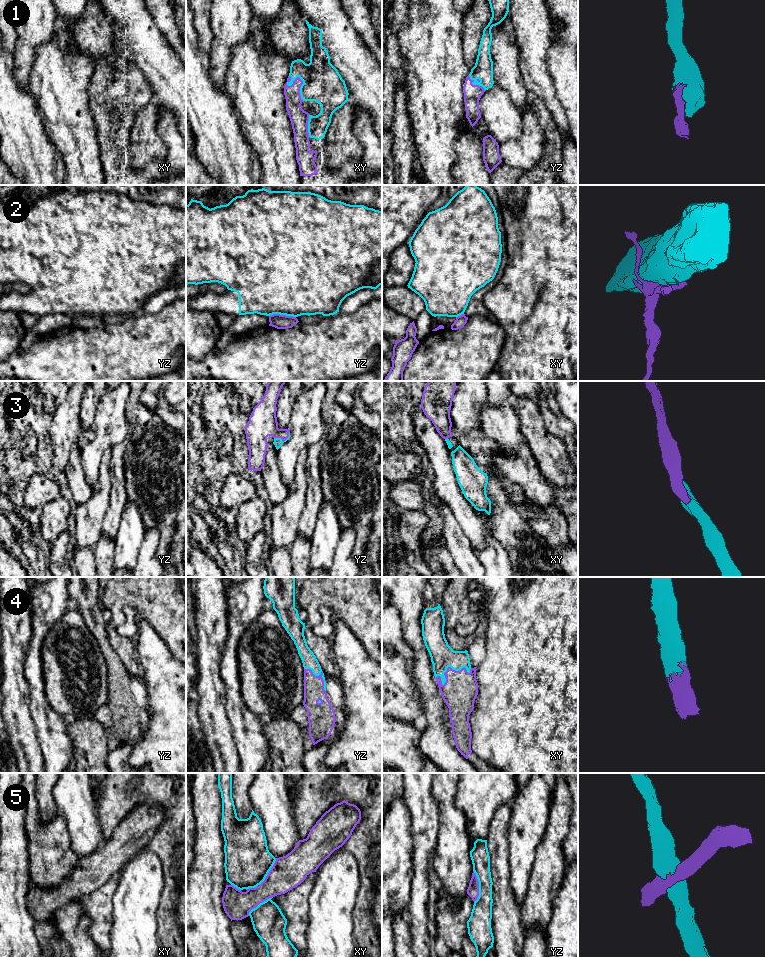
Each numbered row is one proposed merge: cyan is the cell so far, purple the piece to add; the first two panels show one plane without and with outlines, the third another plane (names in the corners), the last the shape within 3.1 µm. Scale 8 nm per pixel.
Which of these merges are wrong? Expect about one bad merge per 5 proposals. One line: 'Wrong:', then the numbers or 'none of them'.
Wrong: 2, 5

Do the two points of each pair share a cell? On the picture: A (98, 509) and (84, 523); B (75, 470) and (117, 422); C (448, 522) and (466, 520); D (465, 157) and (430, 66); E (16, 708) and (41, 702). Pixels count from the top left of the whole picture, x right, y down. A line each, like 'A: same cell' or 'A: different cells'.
A: same cell
B: different cells
C: different cells
D: different cells
E: different cells

